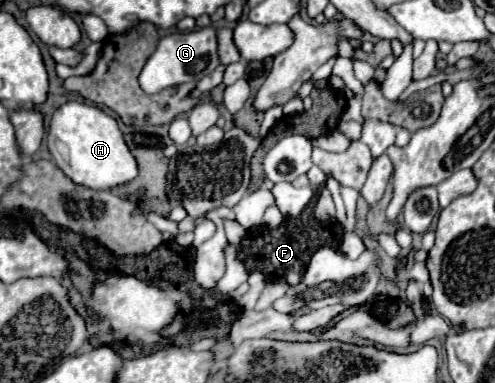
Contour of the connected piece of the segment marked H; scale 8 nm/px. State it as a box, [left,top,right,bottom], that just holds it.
[48,101,138,189]

